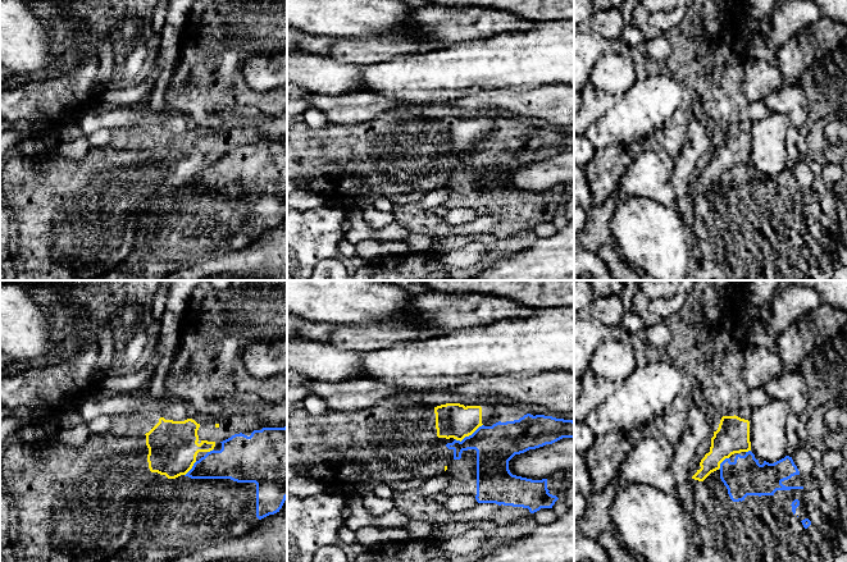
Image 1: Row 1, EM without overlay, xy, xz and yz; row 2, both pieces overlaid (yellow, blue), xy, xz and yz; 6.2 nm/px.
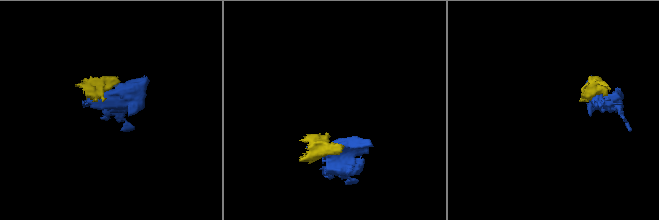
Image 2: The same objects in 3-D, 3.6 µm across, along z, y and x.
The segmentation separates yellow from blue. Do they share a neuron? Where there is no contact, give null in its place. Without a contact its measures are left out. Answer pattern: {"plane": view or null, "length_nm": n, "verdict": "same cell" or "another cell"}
{"plane": "xz", "length_nm": 200, "verdict": "another cell"}

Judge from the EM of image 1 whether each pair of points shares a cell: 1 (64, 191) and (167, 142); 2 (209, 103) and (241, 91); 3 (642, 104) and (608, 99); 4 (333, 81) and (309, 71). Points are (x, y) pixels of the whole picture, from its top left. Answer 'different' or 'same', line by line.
1: same
2: same
3: different
4: same

